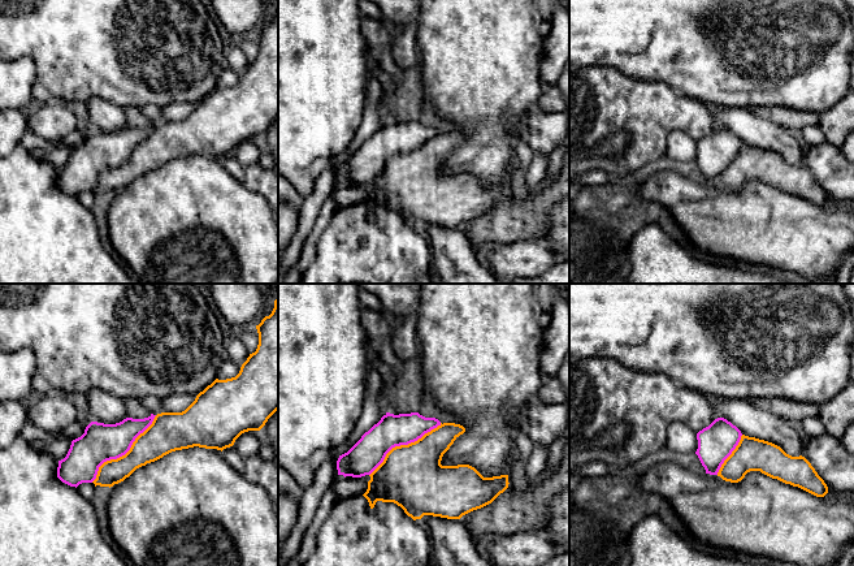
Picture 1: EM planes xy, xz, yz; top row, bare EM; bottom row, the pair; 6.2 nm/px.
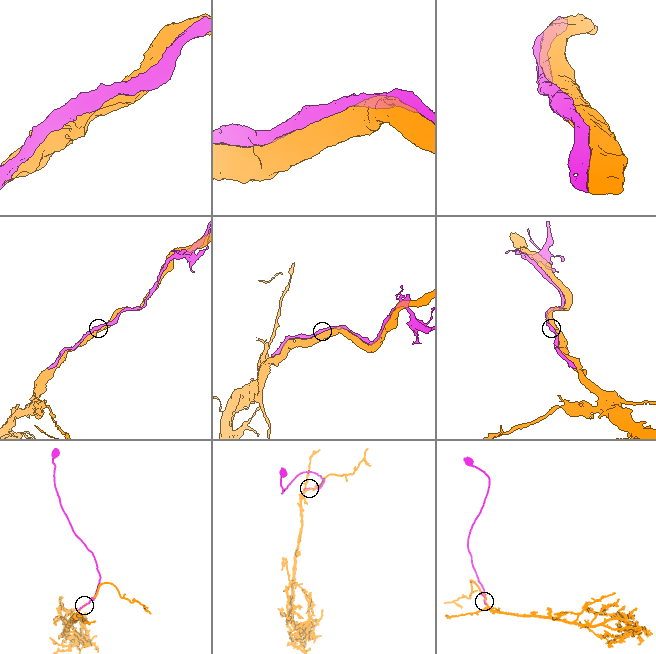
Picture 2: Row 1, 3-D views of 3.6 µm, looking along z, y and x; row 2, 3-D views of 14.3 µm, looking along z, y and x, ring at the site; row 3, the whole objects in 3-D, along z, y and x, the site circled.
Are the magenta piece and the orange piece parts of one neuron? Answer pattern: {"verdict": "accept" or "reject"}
{"verdict": "accept"}

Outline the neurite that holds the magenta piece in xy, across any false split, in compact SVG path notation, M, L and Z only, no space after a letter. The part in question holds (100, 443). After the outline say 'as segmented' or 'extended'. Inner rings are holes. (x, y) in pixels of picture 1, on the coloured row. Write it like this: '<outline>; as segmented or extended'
M278 299L269 316L265 316L259 325L259 345L255 353L250 354L235 377L216 379L195 401L182 412L151 414L144 419L126 418L116 424L91 422L84 433L73 440L66 457L58 461L57 478L70 485L78 487L82 483L94 483L95 487L113 487L129 478L136 468L155 462L164 455L194 446L224 450L234 445L235 440L244 432L260 431L268 419L278 410Z; extended

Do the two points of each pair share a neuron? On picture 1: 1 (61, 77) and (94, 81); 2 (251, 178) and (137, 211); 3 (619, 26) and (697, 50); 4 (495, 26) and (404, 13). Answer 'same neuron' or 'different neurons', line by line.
1: same neuron
2: different neurons
3: same neuron
4: different neurons

